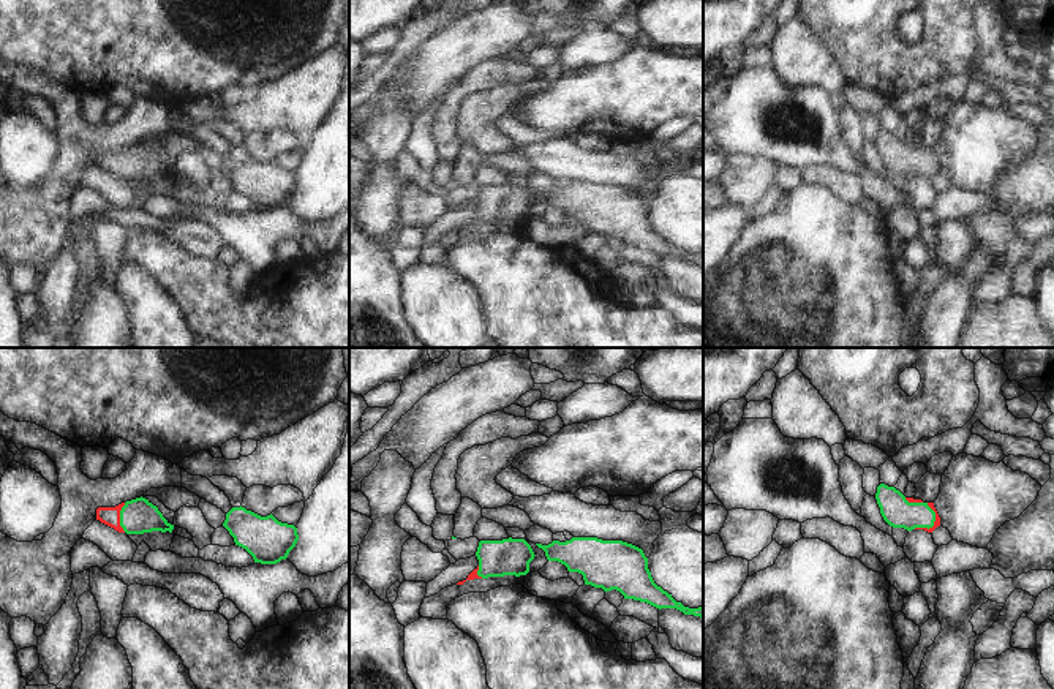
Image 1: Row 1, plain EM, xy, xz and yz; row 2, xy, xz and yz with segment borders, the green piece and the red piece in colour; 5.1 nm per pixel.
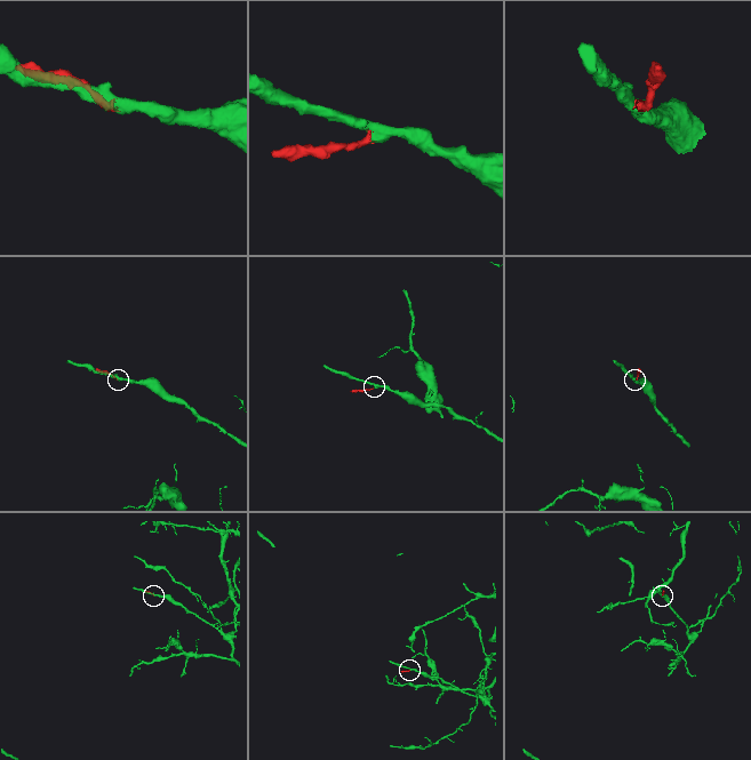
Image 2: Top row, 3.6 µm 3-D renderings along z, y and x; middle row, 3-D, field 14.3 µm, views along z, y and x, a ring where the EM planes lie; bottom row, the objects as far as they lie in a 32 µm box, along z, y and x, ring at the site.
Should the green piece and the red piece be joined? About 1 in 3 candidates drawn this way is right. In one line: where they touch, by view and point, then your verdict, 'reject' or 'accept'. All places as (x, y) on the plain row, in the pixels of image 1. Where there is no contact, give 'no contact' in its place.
yz (933, 169) | accept

